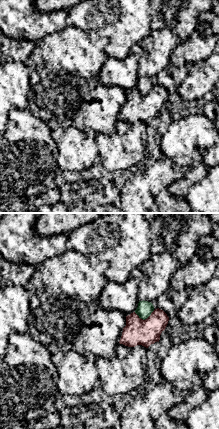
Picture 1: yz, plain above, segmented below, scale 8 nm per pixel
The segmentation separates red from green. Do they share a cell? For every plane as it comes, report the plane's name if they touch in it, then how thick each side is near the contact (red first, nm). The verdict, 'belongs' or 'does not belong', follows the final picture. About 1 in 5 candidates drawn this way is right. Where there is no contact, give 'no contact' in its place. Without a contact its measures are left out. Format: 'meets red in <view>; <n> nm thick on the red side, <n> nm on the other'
meets red in yz; 220 nm thick on the red side, 120 nm on the other

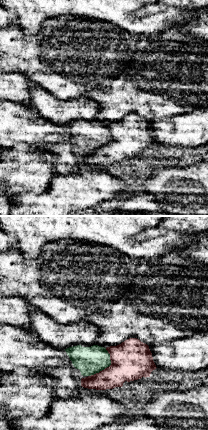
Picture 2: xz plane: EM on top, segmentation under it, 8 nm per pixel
meets red in xz; 320 nm thick on the red side, 220 nm on the other

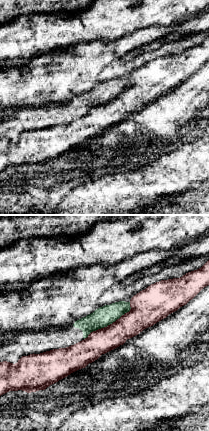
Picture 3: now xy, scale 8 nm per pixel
meets red in xy; 200 nm thick on the red side, 160 nm on the other

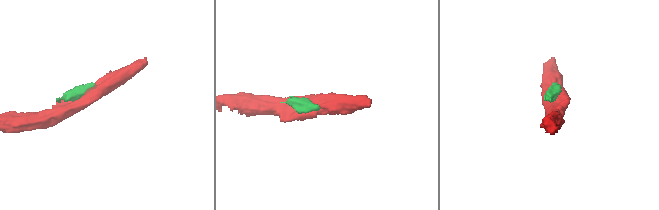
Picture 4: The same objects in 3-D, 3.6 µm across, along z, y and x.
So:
does not belong

